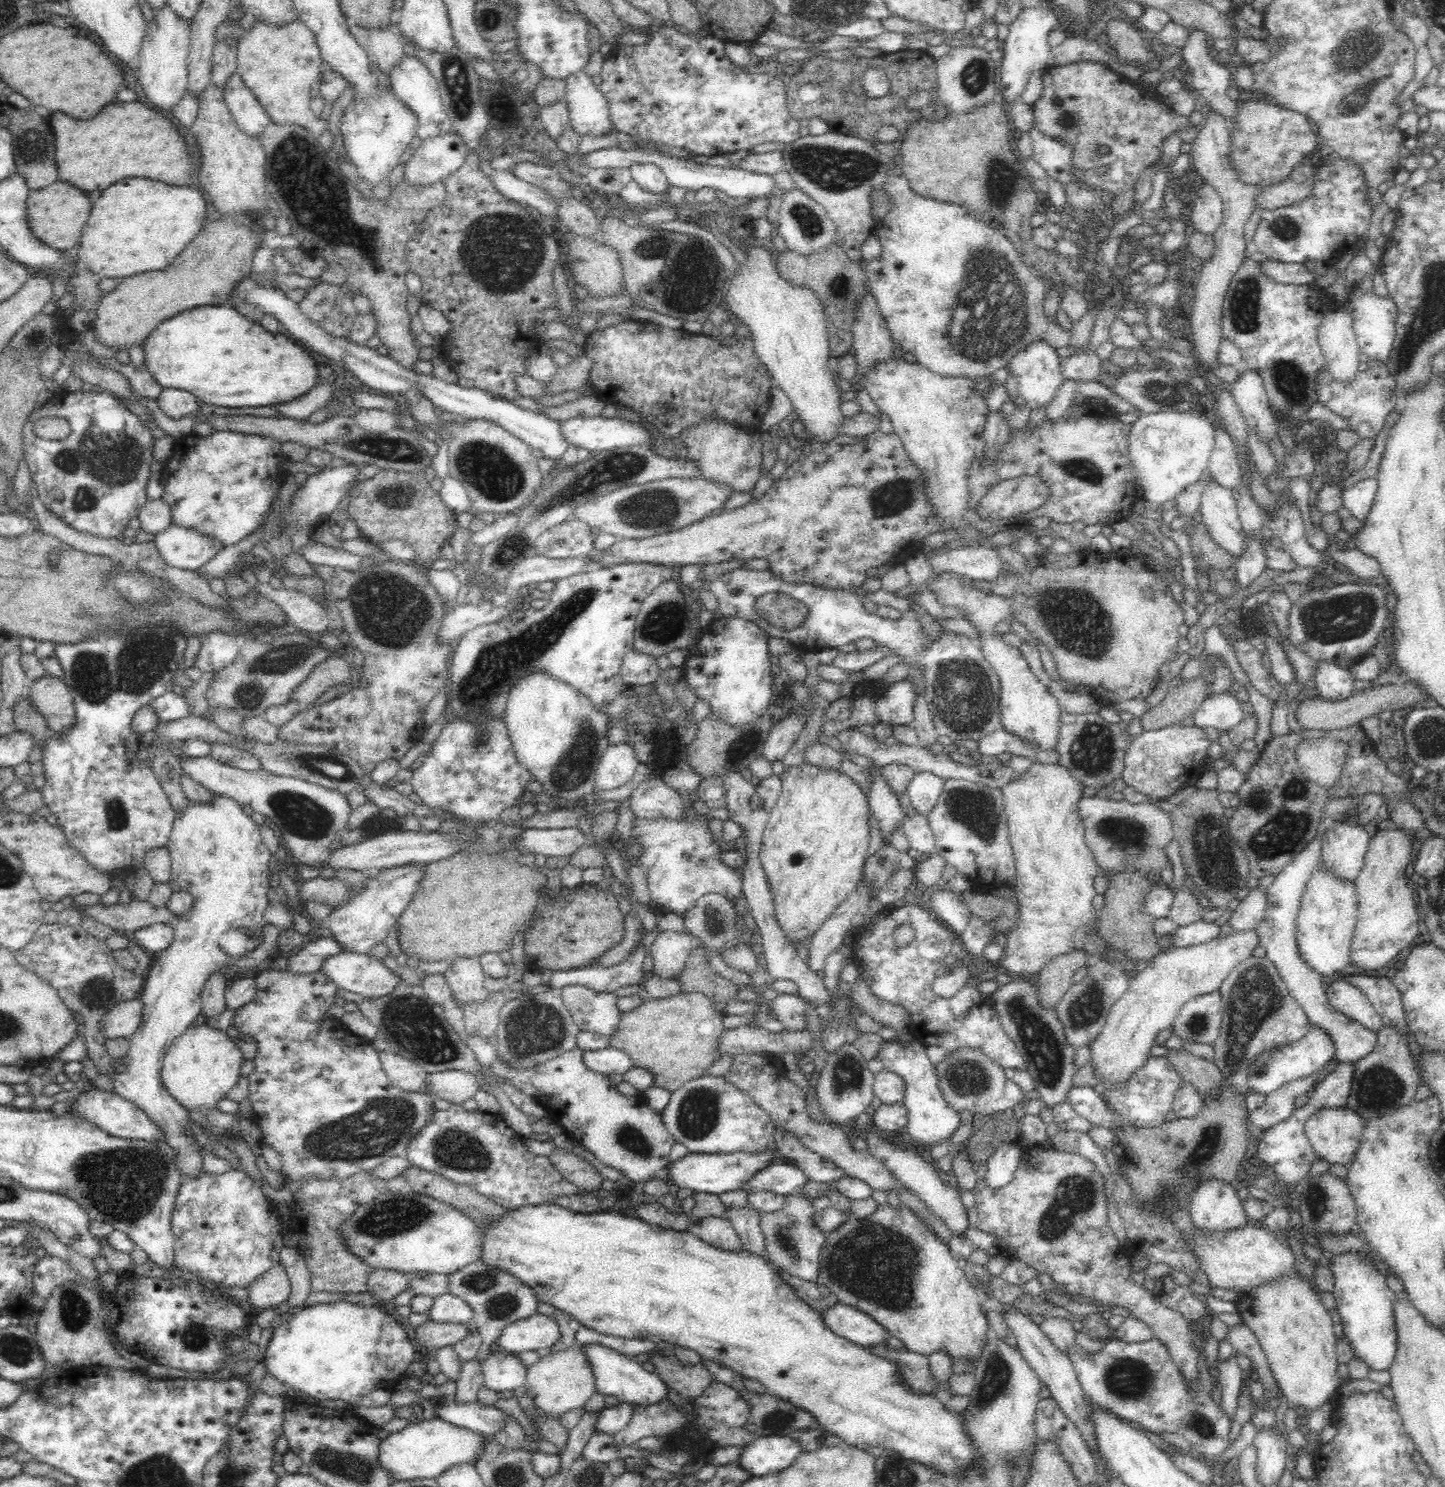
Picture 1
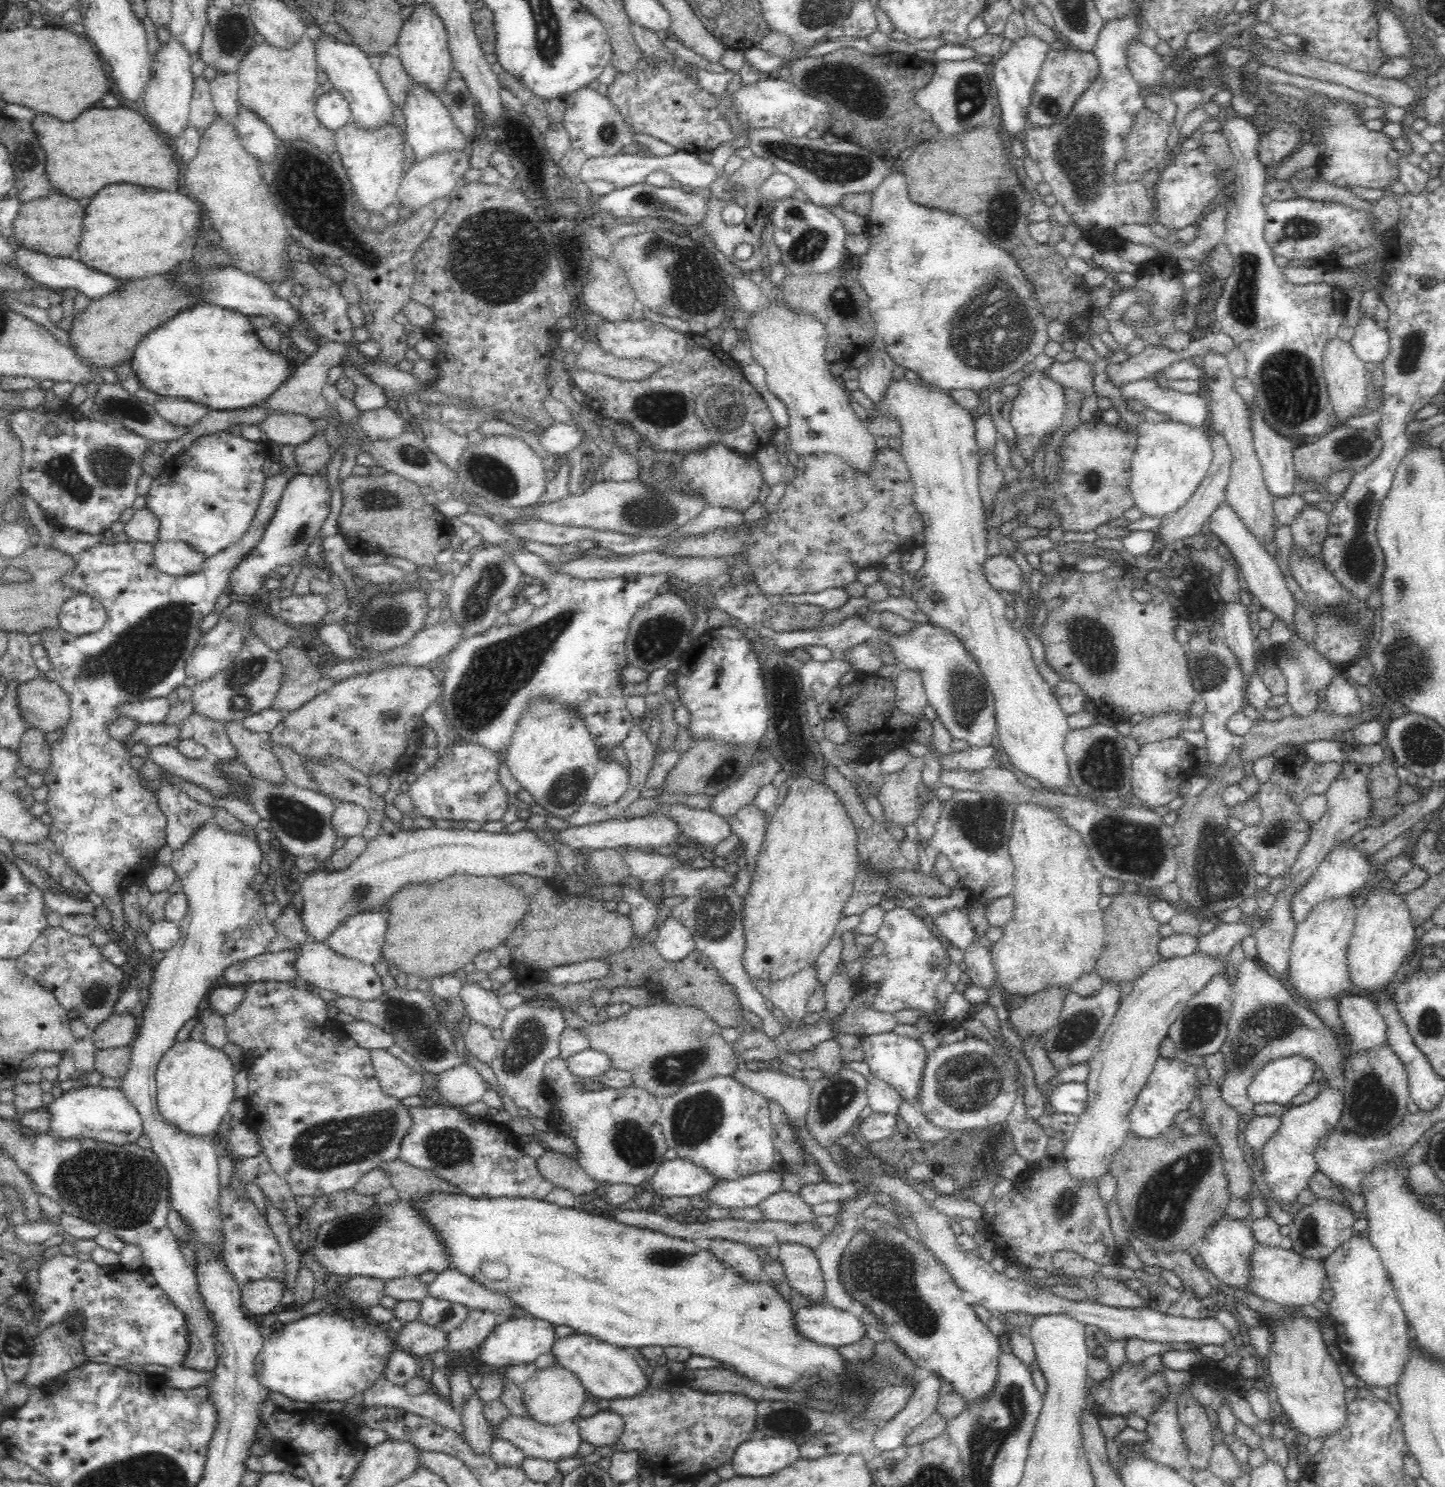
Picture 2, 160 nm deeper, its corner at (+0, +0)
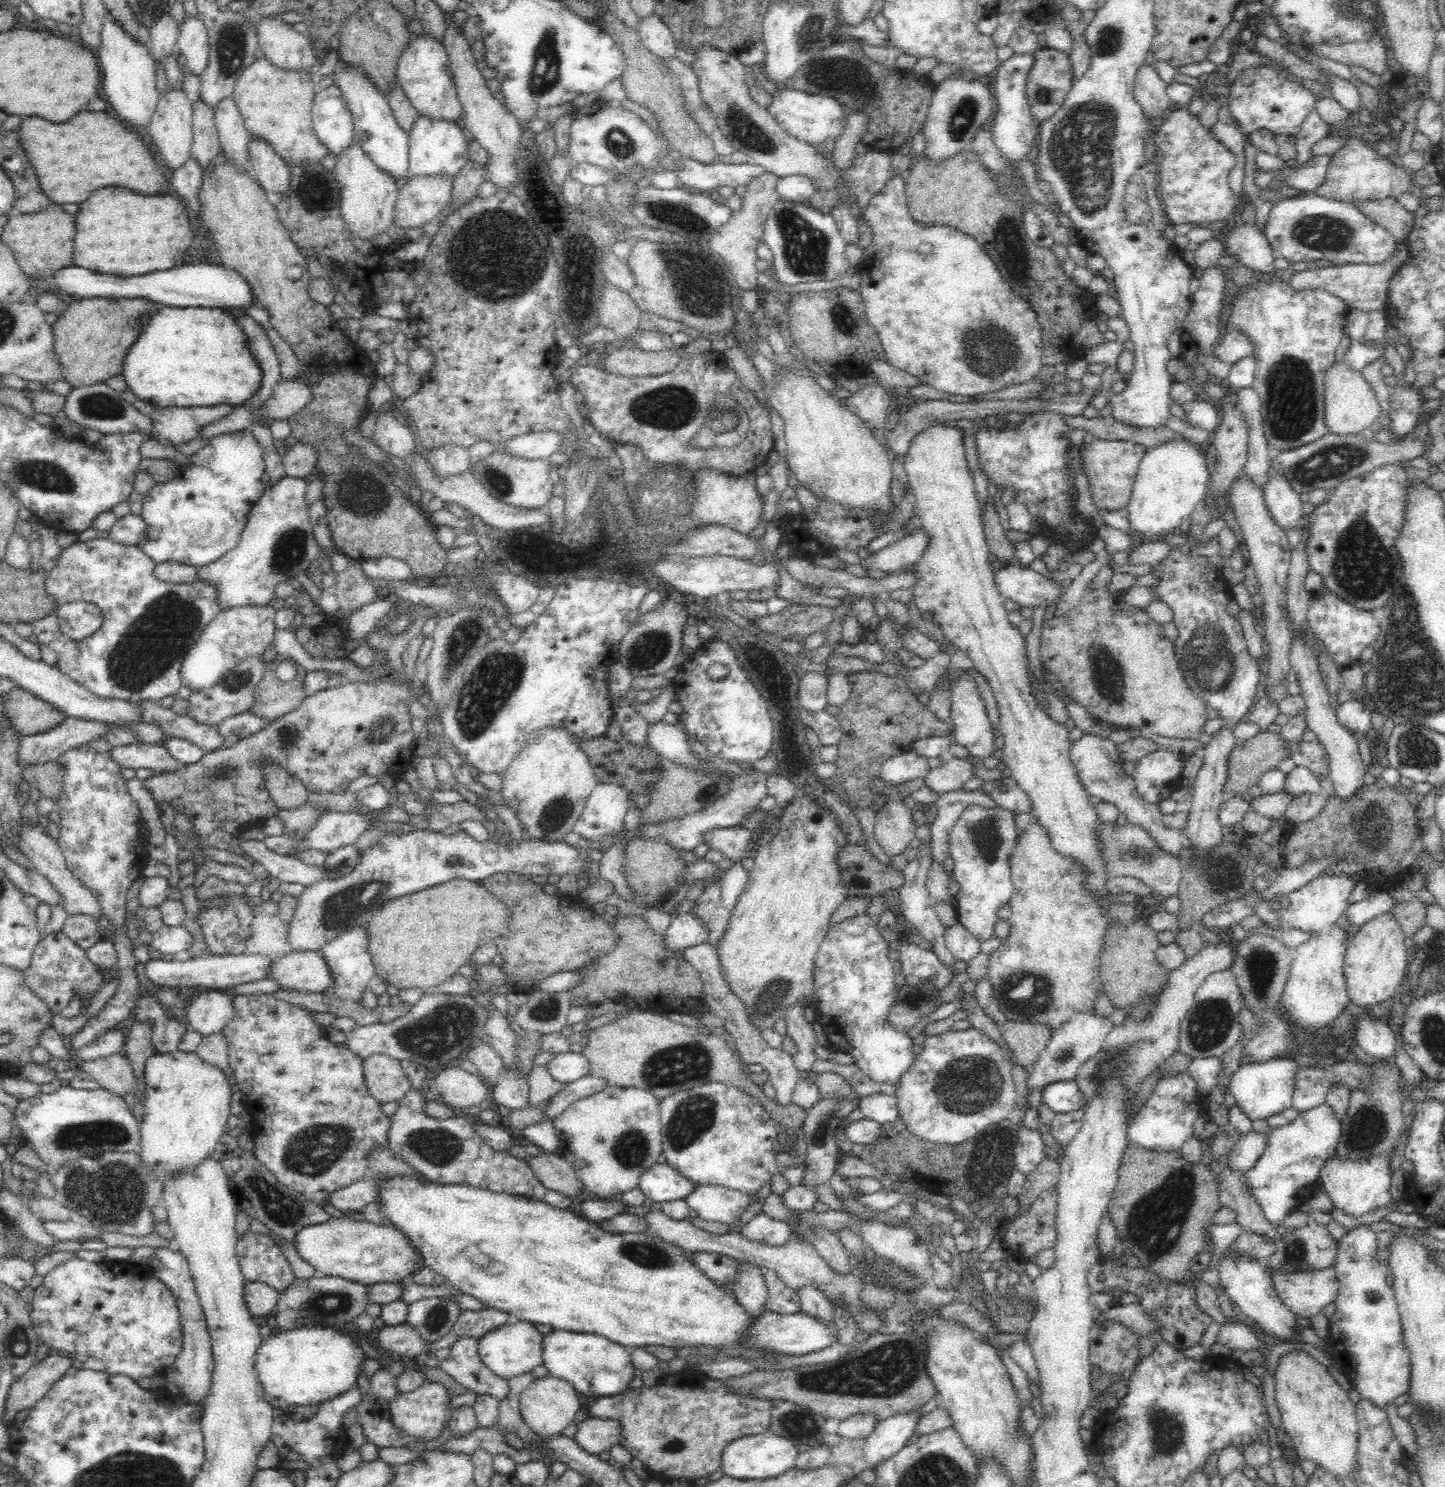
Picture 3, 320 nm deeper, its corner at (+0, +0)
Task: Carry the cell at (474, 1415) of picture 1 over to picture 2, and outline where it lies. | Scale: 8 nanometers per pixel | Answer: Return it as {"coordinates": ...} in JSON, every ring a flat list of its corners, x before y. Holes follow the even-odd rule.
{"coordinates":[[508,1415,500,1424,489,1425,489,1431,492,1435,494,1435,495,1432,495,1436,499,1436,500,1439,509,1440,514,1446,522,1450,526,1458,538,1458,555,1463,558,1463,561,1460,565,1459,586,1458,586,1456,581,1456,581,1454,579,1453,580,1445,583,1441,579,1433,579,1425,572,1421,566,1421,562,1424,552,1426,540,1424,539,1422,536,1422,534,1419,531,1419,528,1416,520,1417,516,1415]]}

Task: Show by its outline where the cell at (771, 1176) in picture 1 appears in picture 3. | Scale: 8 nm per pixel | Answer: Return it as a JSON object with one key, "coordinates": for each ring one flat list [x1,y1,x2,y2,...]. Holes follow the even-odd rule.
{"coordinates":[[695,1185,684,1201,688,1210,696,1211,698,1217,725,1224,732,1233,740,1228,740,1218,750,1204,750,1195,723,1186]]}

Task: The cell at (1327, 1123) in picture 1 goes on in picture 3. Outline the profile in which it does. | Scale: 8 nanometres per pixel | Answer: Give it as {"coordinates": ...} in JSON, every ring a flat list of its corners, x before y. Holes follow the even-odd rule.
{"coordinates":[[1376,1155,1369,1159,1352,1161,1334,1156,1327,1160,1320,1173,1320,1182,1324,1185,1326,1194,1332,1203,1332,1208,1338,1208,1354,1218,1362,1217,1378,1207,1392,1201,1390,1195,1389,1159]]}

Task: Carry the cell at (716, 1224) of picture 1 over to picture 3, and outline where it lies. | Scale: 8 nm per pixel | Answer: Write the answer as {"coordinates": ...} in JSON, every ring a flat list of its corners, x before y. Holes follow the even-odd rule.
{"coordinates":[[741,1261,735,1284,735,1299,744,1307,746,1315,758,1319,767,1306,767,1287,758,1265]]}

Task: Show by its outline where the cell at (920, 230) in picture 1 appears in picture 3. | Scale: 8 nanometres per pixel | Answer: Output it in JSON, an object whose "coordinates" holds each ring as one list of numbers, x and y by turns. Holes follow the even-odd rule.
{"coordinates":[[893,176,889,182,886,182,884,188,870,199,868,206,862,212,863,217,872,227,873,237,869,248,863,250,861,262,855,266,857,273,860,274,859,293,865,302,867,320,875,329,880,339,882,351,884,351,888,364,918,377,924,385,930,385,936,390,948,393,949,395,960,395,964,397,974,397,978,394,985,394,986,392,1004,390,1004,388,1010,388,1010,386,1028,384,1028,382,1036,379,1036,376,1038,376,1044,365,1042,361,1044,347,1041,339,1042,331,1040,330,1039,322,1036,321,1036,313,1030,309,1032,306,1028,304,1028,301,1014,293,1010,289,1008,282,1000,277,994,261,990,259,981,246,978,246,978,242,974,242,974,238,970,238,970,235,960,233,958,229,954,229,952,226,918,225,910,216,905,197,904,181,896,176]]}

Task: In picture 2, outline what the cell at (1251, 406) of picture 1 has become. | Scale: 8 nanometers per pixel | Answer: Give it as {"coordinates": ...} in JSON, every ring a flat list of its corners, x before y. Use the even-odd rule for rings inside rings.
{"coordinates":[[1254,407,1251,430,1256,455,1258,455,1263,479,1273,497,1289,497,1297,494,1293,451,1296,446,1290,438,1283,438,1264,421,1260,410]]}

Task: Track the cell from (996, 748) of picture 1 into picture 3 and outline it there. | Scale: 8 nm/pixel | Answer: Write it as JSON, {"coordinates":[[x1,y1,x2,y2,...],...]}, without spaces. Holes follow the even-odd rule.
{"coordinates":[[950,757,944,758,944,764,940,768,933,768,924,778,924,785,940,796,945,792,962,788,964,782,972,777,975,767,968,758]]}

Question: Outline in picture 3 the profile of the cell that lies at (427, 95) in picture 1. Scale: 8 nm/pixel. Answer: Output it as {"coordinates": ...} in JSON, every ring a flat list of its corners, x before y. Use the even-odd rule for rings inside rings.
{"coordinates":[[419,116,408,133,408,140,410,177,446,176,454,180,469,161,466,138,456,121,442,121]]}

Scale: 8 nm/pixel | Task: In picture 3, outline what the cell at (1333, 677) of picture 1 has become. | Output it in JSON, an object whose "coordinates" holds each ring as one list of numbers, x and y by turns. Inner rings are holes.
{"coordinates":[[1361,696,1355,697,1352,701,1339,702,1335,710,1338,722,1356,736,1367,735,1372,728,1370,718,1373,711,1365,707,1365,701]]}

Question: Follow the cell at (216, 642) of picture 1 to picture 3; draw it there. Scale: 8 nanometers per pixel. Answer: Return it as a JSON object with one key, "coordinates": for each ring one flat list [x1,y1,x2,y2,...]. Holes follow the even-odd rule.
{"coordinates":[[239,606,221,610,218,616,204,628,200,638,183,658,180,670,182,686,192,691,221,685,222,678,245,658,260,658,274,646,274,616,276,608]]}

